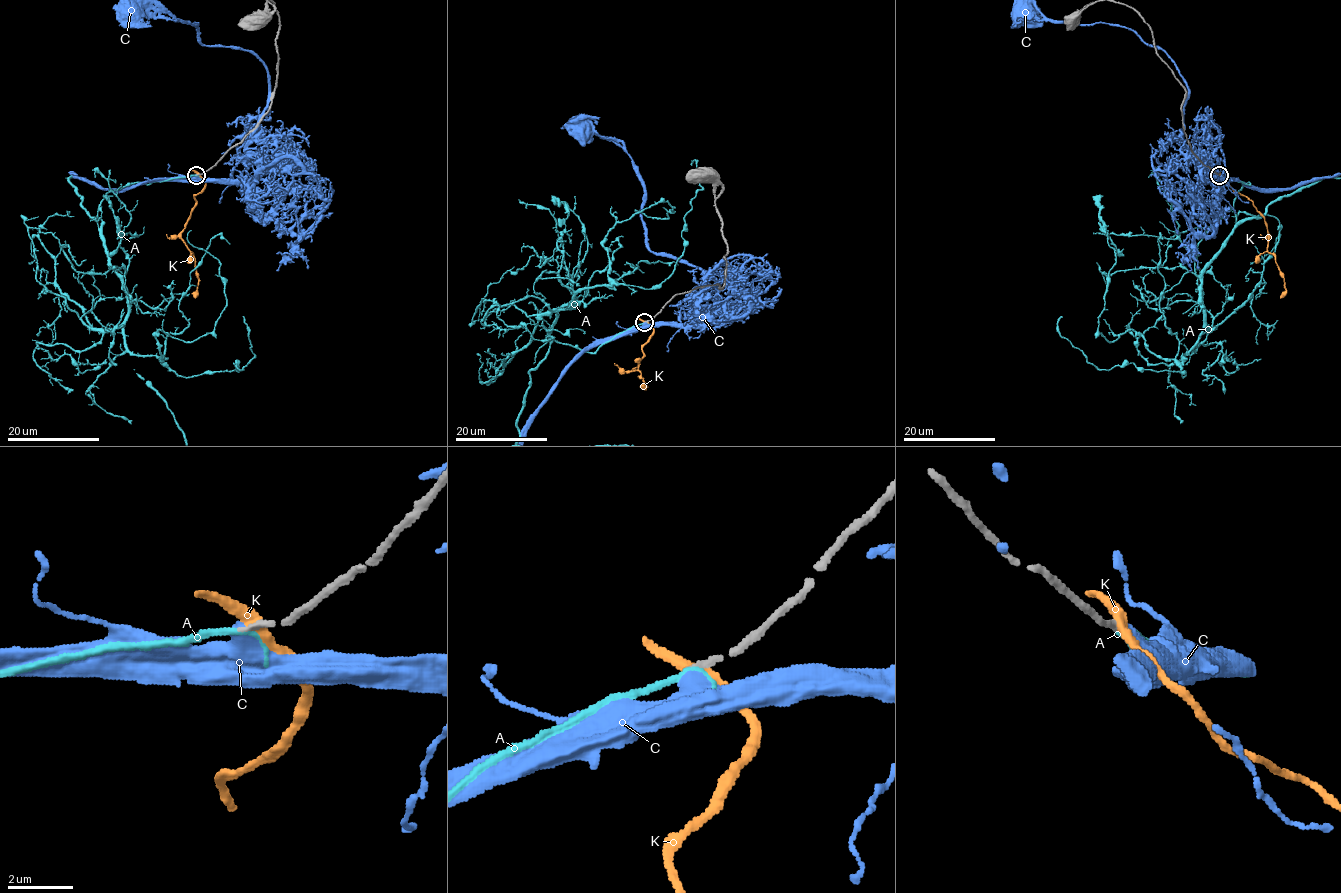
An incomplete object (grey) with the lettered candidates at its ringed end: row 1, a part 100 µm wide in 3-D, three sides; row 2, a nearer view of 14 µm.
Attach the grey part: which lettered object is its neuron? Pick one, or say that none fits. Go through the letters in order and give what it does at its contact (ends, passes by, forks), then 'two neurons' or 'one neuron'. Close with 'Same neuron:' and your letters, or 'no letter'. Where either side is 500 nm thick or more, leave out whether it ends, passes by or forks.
A: it passes by | one neuron
C: two neurons
K: it passes by | two neurons
Same neuron: A

